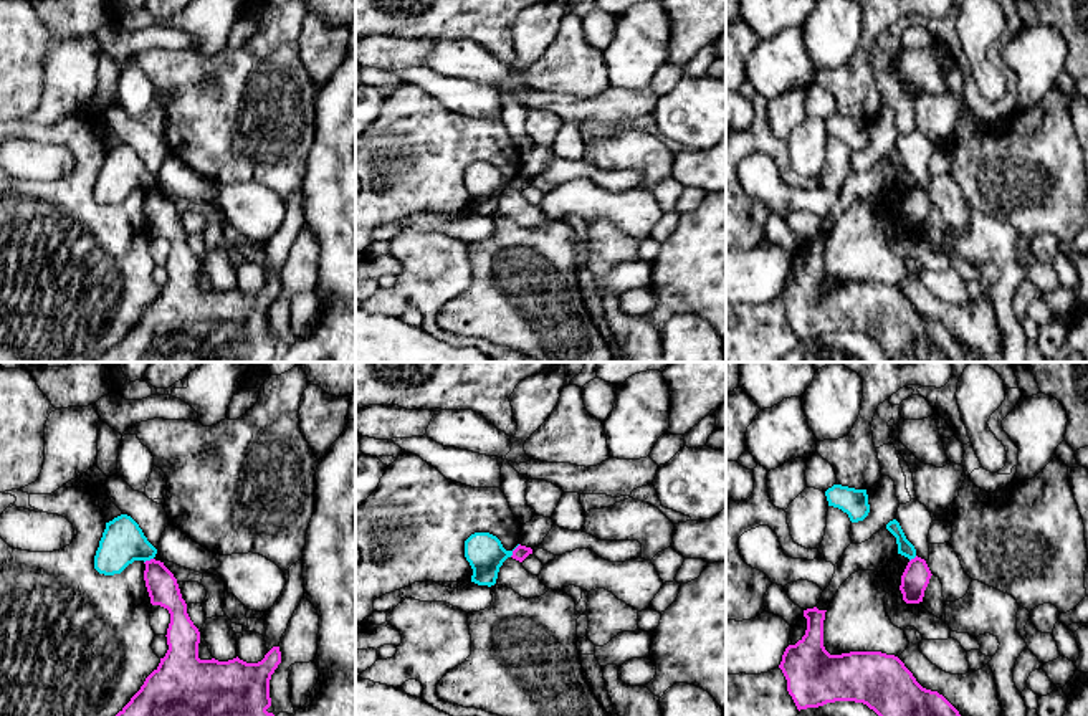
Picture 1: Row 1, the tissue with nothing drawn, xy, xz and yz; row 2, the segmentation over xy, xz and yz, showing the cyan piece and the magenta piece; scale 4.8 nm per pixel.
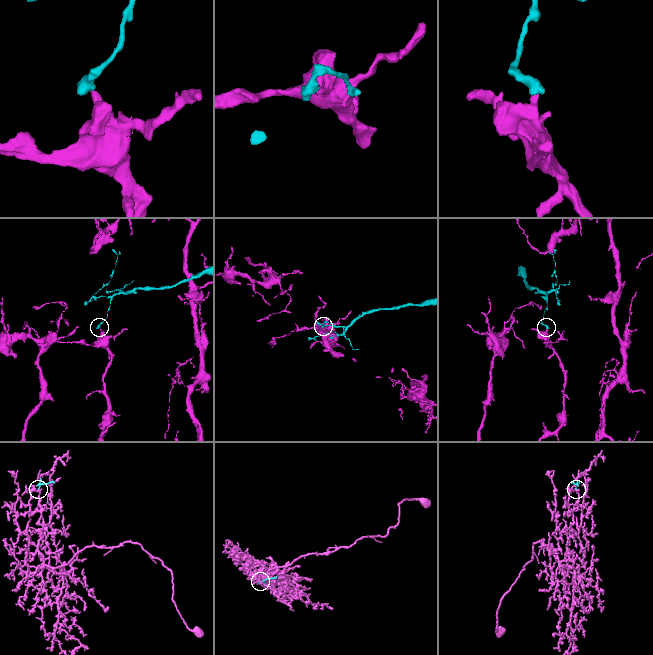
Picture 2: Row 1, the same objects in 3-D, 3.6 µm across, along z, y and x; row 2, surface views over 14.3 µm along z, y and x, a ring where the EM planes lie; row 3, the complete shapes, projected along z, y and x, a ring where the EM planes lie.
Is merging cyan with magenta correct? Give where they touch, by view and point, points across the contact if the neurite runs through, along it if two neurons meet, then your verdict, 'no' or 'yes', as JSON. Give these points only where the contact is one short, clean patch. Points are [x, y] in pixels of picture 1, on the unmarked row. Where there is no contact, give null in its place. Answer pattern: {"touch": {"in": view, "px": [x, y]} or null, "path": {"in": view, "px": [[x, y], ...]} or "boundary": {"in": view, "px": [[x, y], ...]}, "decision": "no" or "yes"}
{"touch": {"in": "xz", "px": [513, 179]}, "boundary": {"in": "xz", "px": [[520, 174], [510, 186]]}, "decision": "no"}

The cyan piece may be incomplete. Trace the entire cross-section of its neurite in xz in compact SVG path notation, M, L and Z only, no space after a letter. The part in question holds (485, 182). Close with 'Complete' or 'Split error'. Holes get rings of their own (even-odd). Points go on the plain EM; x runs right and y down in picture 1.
M475 162L465 170L465 187L473 198L471 212L478 215L494 215L499 197L513 185L501 170L489 162Z. Complete

